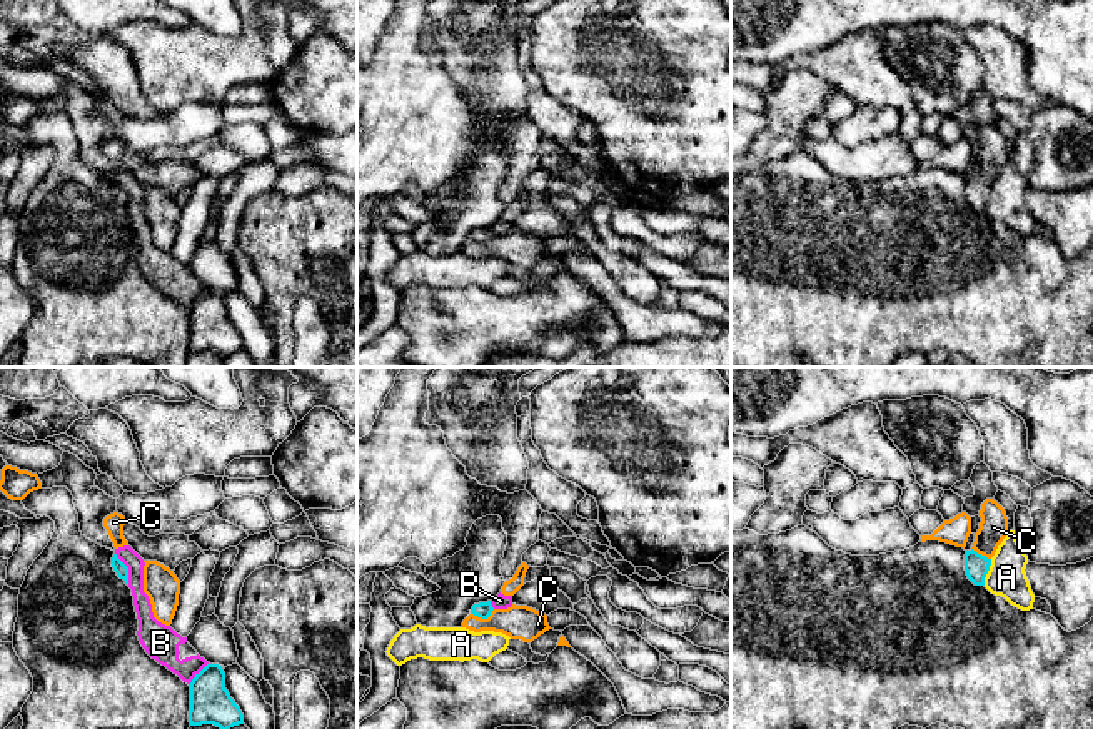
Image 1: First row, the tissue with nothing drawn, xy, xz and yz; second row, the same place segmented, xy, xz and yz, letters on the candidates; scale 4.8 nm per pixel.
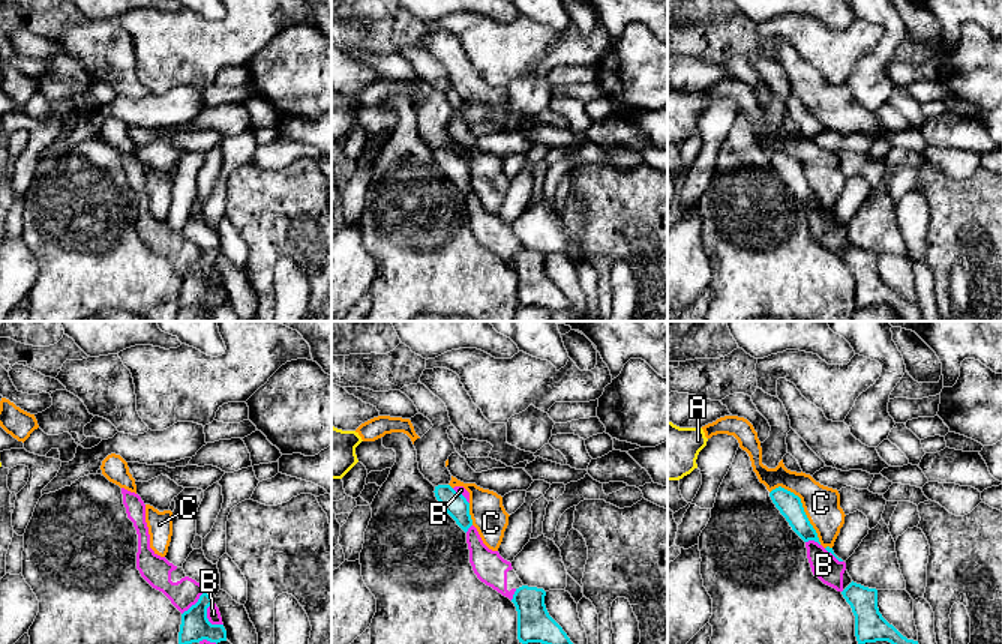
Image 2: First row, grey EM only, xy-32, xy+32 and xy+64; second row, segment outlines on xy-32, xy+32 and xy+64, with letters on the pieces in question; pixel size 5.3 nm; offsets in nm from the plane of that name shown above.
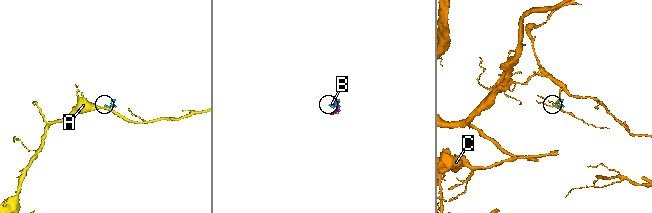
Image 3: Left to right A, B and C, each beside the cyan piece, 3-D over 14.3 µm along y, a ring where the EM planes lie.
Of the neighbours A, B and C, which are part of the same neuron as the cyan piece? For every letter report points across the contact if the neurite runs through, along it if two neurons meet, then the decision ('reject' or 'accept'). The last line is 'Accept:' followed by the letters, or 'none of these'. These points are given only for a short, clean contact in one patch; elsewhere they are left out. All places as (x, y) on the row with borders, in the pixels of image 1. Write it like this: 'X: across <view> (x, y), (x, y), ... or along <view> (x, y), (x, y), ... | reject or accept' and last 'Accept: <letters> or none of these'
A: along yz (992, 559), (983, 584) | reject
B: reject
C: reject
Accept: none of these

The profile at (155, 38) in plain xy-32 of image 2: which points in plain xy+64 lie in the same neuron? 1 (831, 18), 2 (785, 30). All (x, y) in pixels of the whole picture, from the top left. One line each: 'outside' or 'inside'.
1: outside
2: inside

